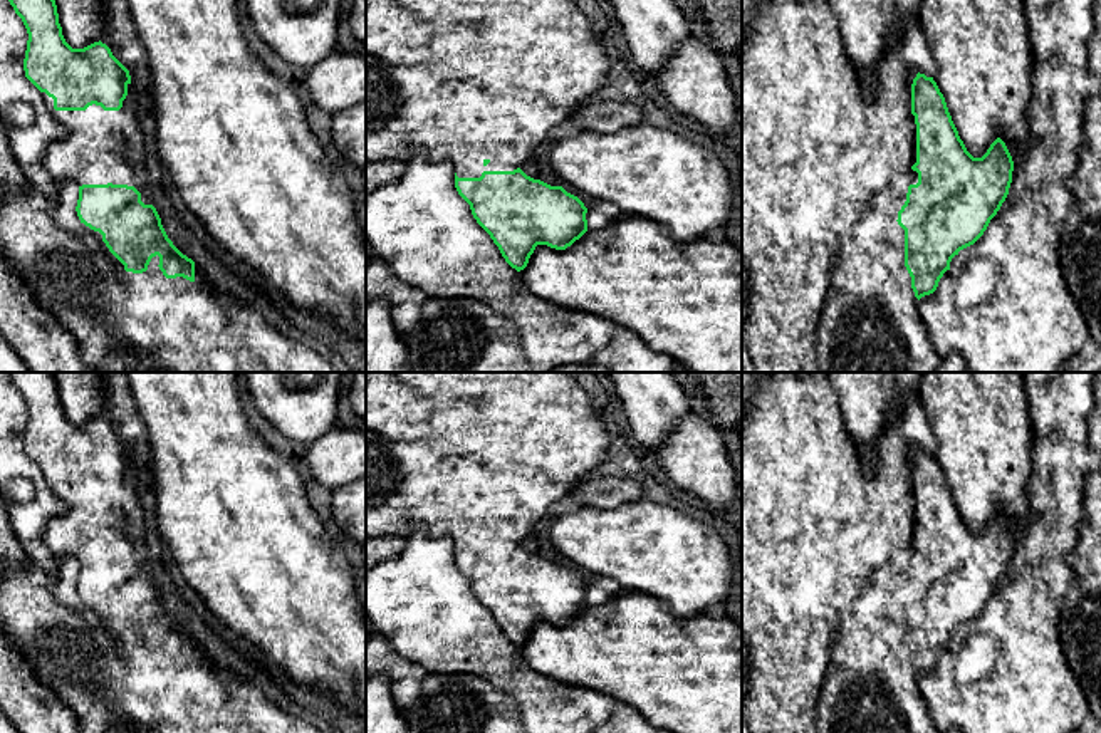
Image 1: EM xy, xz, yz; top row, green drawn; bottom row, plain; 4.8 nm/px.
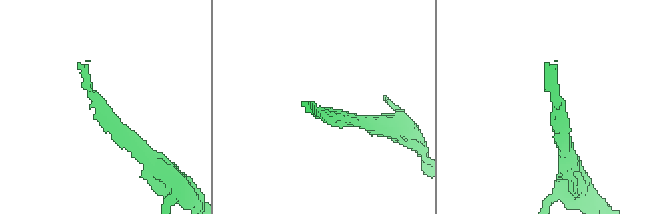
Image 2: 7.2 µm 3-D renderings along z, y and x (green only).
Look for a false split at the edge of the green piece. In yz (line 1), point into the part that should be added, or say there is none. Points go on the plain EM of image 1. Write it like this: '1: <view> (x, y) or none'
1: yz (870, 686)

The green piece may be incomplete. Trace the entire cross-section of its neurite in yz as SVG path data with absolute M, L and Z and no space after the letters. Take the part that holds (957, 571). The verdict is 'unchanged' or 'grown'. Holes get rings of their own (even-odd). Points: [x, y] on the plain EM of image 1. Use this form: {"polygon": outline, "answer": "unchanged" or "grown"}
{"polygon": "M918 448L910 473L916 500L916 538L911 545L918 548L918 559L908 562L896 594L869 580L839 612L817 701L817 733L938 733L918 676L937 666L952 634L984 611L1009 570L1014 537L1000 513L982 533L973 533L933 453Z", "answer": "grown"}

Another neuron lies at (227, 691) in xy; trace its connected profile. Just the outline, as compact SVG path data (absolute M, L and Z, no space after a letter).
M195 639L195 659L200 659L210 669L215 669L215 679L198 681L198 684L206 684L206 703L215 706L215 718L218 721L232 721L237 713L242 715L242 720L252 728L255 733L322 733L312 723L304 718L295 718L282 711L267 694L265 691L255 684L253 681L242 679L232 674L228 669L222 668L210 654L206 654L198 641Z

